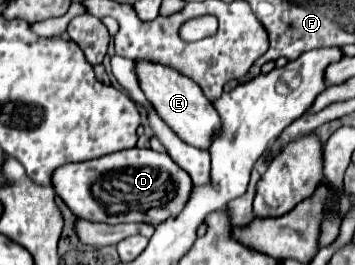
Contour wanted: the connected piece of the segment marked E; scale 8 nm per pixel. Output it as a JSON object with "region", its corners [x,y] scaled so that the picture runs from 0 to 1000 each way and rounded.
{"region":[[[386,226],[380,242],[397,340],[408,347],[414,377],[431,392],[442,430],[459,445],[459,460],[470,460],[476,483],[487,483],[487,498],[532,551],[589,566],[600,521],[611,521],[611,506],[623,498],[623,438],[611,430],[600,392],[577,370],[577,355],[566,355],[561,325],[538,294],[521,294],[487,257],[408,226]]]}

